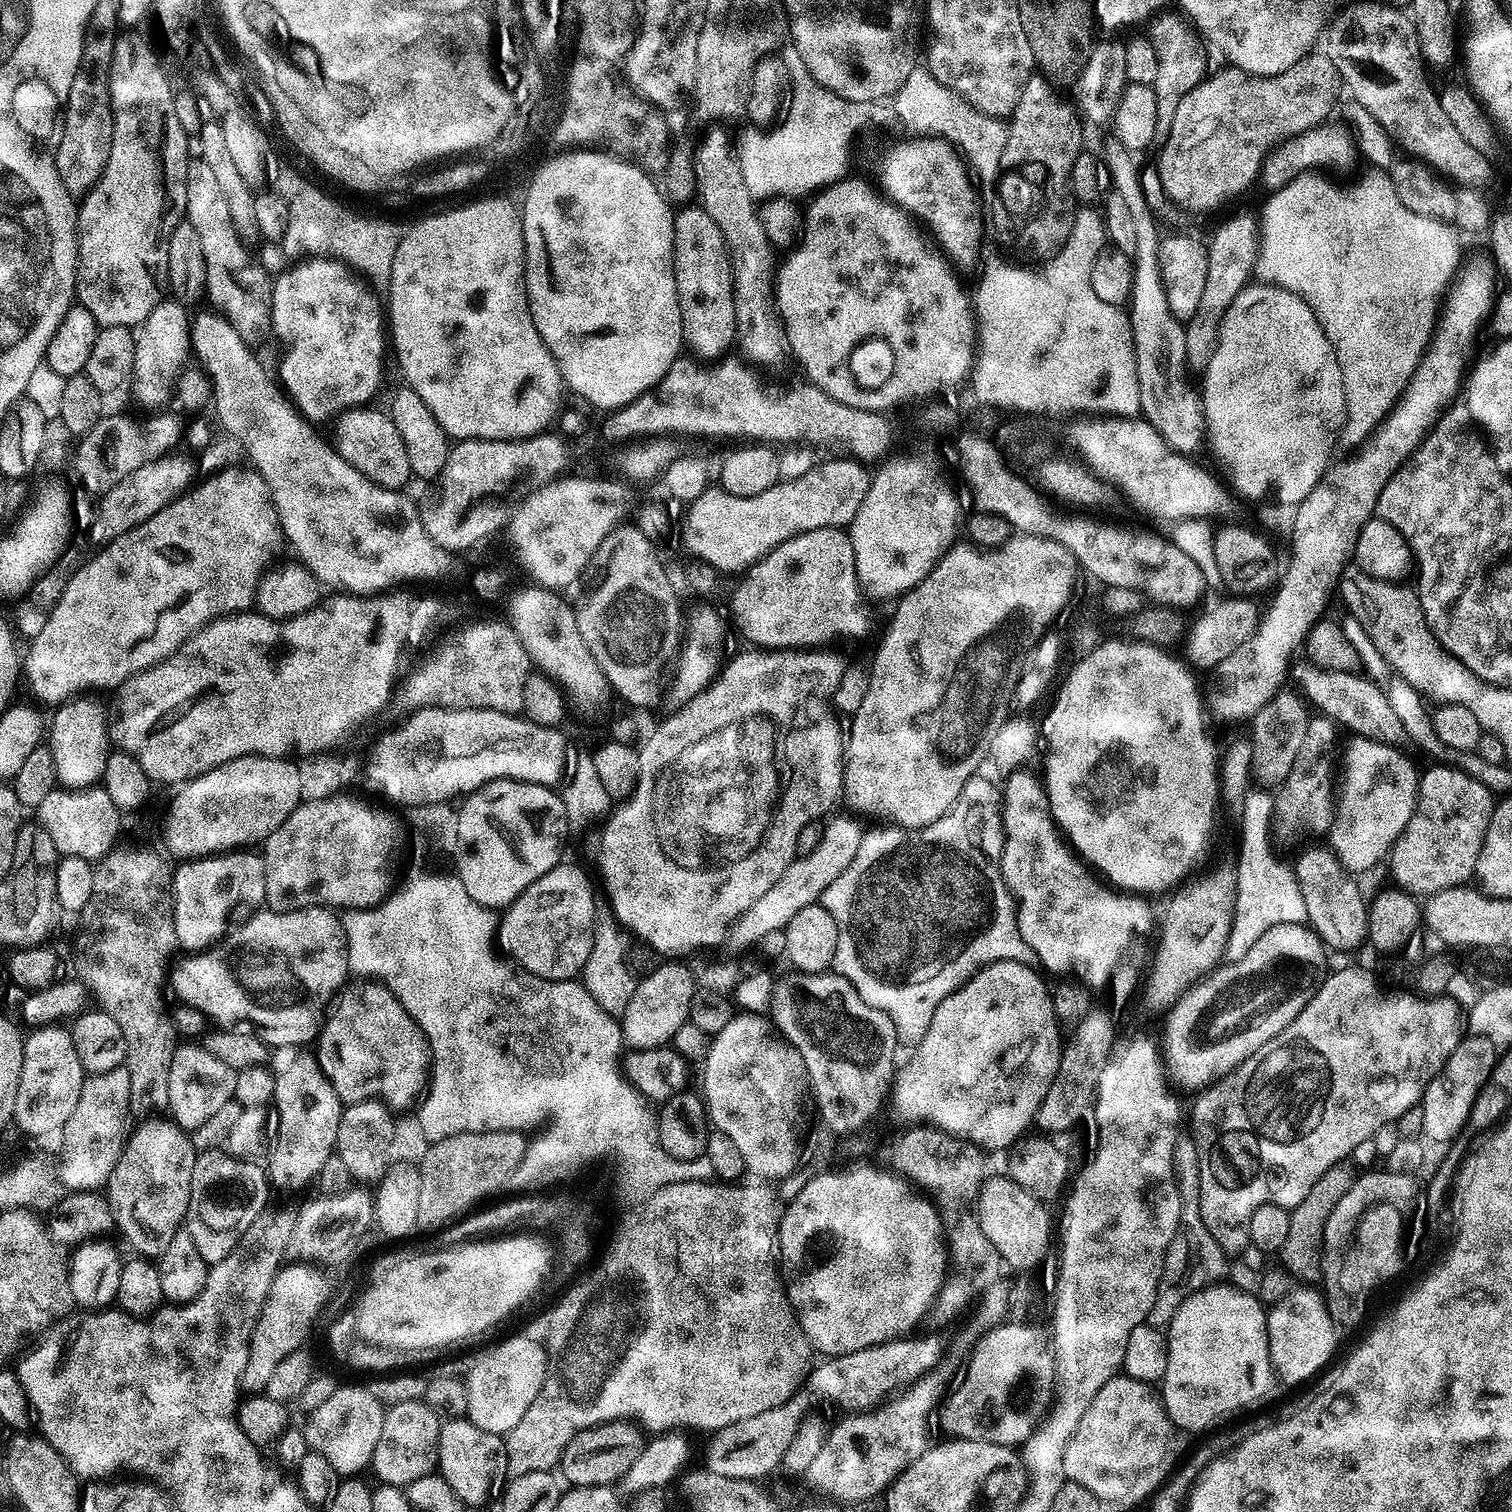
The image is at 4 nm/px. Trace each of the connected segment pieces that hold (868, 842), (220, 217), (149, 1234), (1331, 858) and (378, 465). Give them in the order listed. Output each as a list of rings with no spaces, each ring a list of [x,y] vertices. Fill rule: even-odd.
[[[984,774],[970,777],[960,799],[930,826],[876,826],[880,828],[865,831],[860,851],[844,869],[844,888],[824,891],[822,903],[838,926],[838,946],[832,959],[835,971],[852,983],[867,1004],[887,1014],[901,1041],[921,1040],[936,1007],[987,964],[1013,960],[1031,965],[1036,960],[1018,930],[1016,901],[994,859],[1004,846],[1001,800],[997,785],[995,788]]]
[[[201,158],[193,159],[189,163],[186,174],[186,220],[198,233],[202,245],[202,258],[206,258],[206,282],[204,283],[206,300],[213,304],[211,307],[220,316],[228,320],[230,326],[247,345],[256,346],[259,340],[266,339],[272,332],[273,277],[267,276],[258,265],[252,264],[247,250],[244,249],[247,248],[245,243],[234,230],[234,224],[230,222],[230,206],[226,206],[226,194],[222,194],[222,189],[219,188],[214,173],[210,171],[210,166],[206,166],[206,162]]]
[[[171,1119],[144,1120],[135,1125],[129,1135],[124,1153],[118,1158],[114,1170],[106,1185],[106,1196],[111,1201],[115,1223],[128,1235],[128,1240],[137,1248],[139,1255],[144,1258],[156,1258],[168,1245],[168,1236],[181,1231],[188,1214],[190,1202],[190,1174],[194,1170],[198,1152],[193,1148],[189,1133],[180,1128]]]
[[[1310,848],[1294,862],[1293,869],[1306,905],[1307,923],[1325,947],[1350,952],[1363,946],[1368,936],[1368,902],[1339,857],[1331,849]]]
[[[357,406],[339,413],[335,417],[335,451],[350,464],[354,470],[366,474],[375,484],[384,488],[407,489],[408,480],[413,479],[410,458],[391,415],[375,412],[372,406]]]

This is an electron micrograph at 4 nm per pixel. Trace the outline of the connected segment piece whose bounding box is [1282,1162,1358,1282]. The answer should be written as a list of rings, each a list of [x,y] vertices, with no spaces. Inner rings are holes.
[[[1345,1162],[1330,1166],[1330,1170],[1326,1170],[1326,1174],[1322,1174],[1322,1178],[1318,1178],[1318,1182],[1314,1182],[1313,1189],[1310,1194],[1306,1194],[1306,1198],[1302,1198],[1302,1202],[1298,1202],[1298,1206],[1291,1209],[1292,1217],[1290,1218],[1290,1234],[1286,1234],[1286,1242],[1282,1249],[1283,1267],[1291,1272],[1293,1277],[1302,1279],[1304,1282],[1312,1282],[1312,1280],[1321,1275],[1320,1261],[1324,1251],[1324,1231],[1326,1230],[1326,1220],[1330,1218],[1334,1206],[1338,1206],[1342,1194],[1346,1194],[1346,1190],[1350,1190],[1350,1186],[1356,1181],[1358,1175],[1357,1169],[1351,1168],[1351,1163]]]

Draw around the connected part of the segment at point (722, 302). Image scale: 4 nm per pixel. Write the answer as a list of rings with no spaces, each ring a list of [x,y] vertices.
[[[693,206],[681,207],[679,211],[675,213],[676,221],[674,222],[674,250],[672,251],[672,269],[674,270],[674,278],[676,279],[676,302],[678,310],[680,311],[680,338],[683,347],[687,349],[687,351],[689,348],[689,350],[693,352],[691,355],[695,357],[697,361],[716,362],[719,361],[721,357],[725,355],[725,353],[727,353],[724,351],[726,351],[728,347],[730,349],[733,347],[735,339],[736,319],[734,318],[734,308],[732,302],[731,274],[728,270],[728,256],[724,246],[722,232],[718,230],[712,219],[710,219],[710,215],[706,214],[706,210],[704,208],[701,206],[695,206],[695,208],[692,207]]]

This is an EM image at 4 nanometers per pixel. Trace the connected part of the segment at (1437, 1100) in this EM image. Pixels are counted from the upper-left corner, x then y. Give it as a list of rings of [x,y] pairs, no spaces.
[[[1468,1034],[1461,1039],[1447,1062],[1440,1067],[1440,1073],[1428,1083],[1428,1088],[1424,1092],[1422,1122],[1425,1137],[1448,1142],[1462,1132],[1471,1108],[1492,1078],[1492,1069],[1497,1059],[1498,1051],[1494,1043],[1490,1042],[1490,1038]]]

